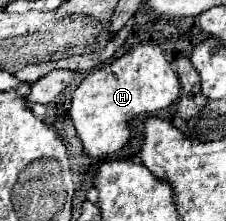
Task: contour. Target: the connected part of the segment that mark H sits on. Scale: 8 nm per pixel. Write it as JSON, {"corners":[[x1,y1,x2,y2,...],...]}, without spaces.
{"corners":[[140,43,118,61,102,65,86,75,72,95,70,117,82,141,84,153,98,159,128,145,134,119,144,119,158,109,170,107,180,97,180,83,166,55,154,43]]}

